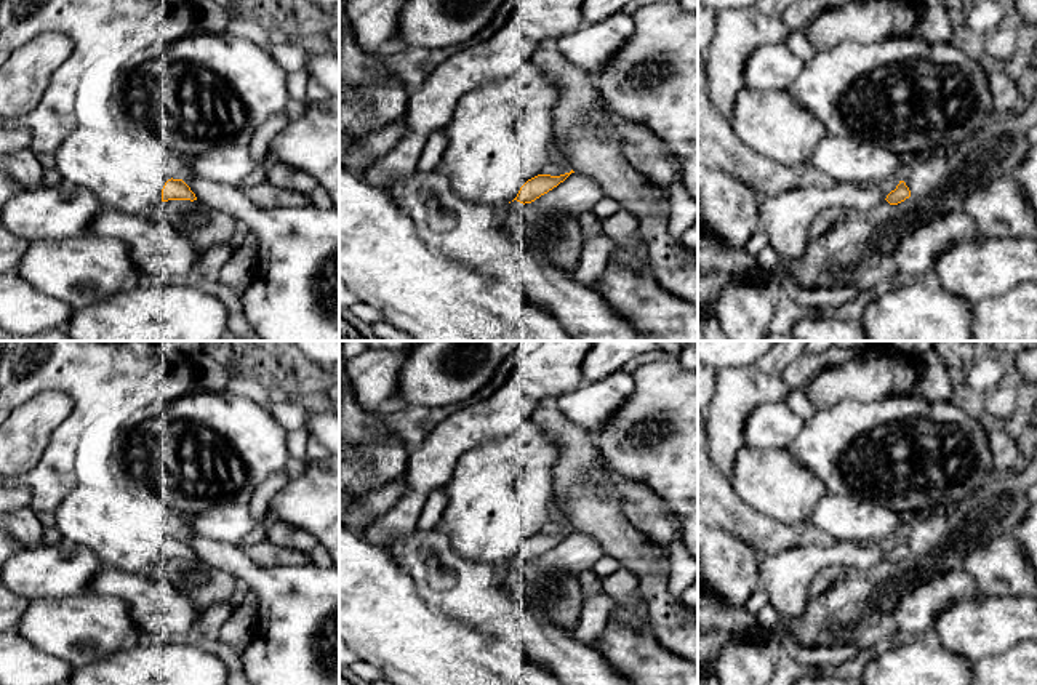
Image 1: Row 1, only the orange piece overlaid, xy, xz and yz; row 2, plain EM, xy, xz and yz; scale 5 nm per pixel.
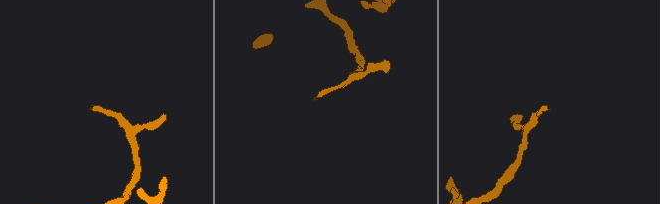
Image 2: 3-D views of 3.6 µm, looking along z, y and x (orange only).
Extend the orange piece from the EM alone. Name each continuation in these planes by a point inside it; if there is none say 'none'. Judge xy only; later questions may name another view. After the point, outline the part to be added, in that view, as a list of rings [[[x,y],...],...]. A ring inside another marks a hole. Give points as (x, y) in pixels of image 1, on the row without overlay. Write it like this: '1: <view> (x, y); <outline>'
none

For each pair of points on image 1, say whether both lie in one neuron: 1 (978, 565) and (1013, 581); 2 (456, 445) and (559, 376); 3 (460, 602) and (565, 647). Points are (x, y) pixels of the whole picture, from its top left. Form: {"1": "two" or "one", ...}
{"1": "one", "2": "one", "3": "one"}

